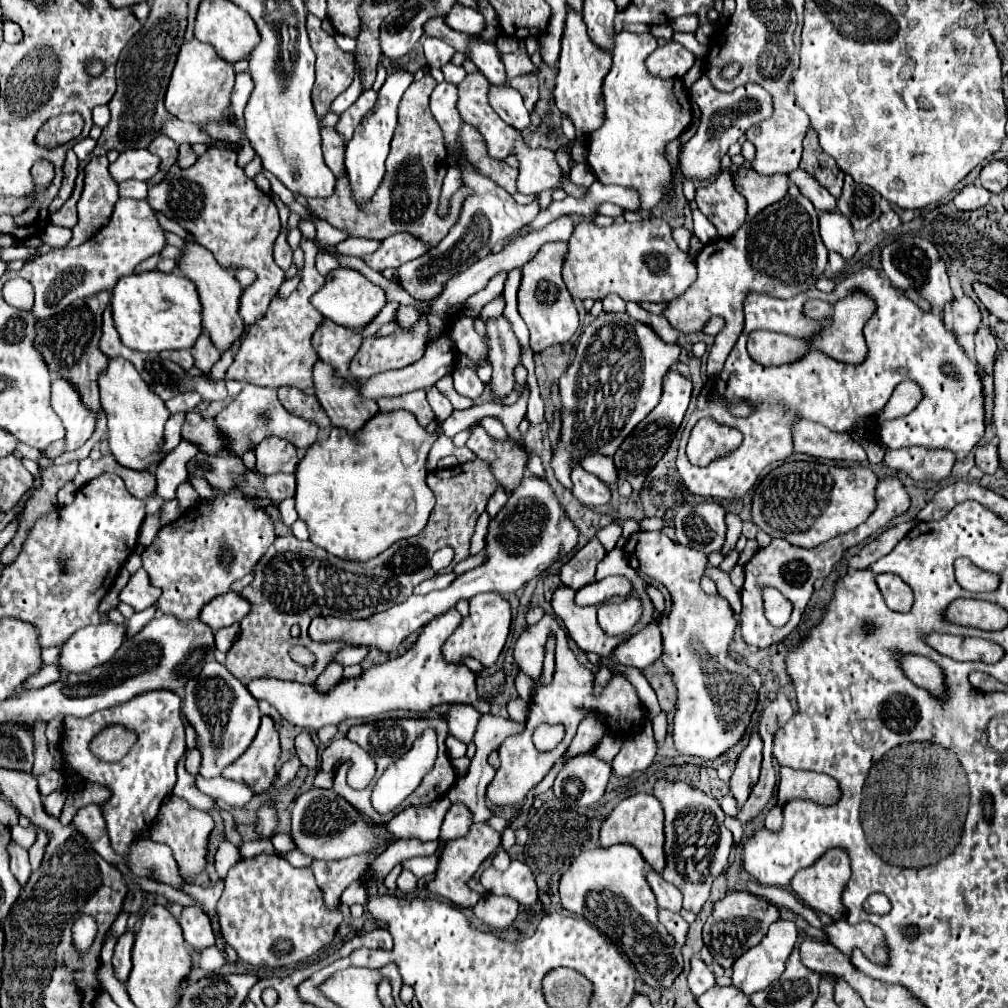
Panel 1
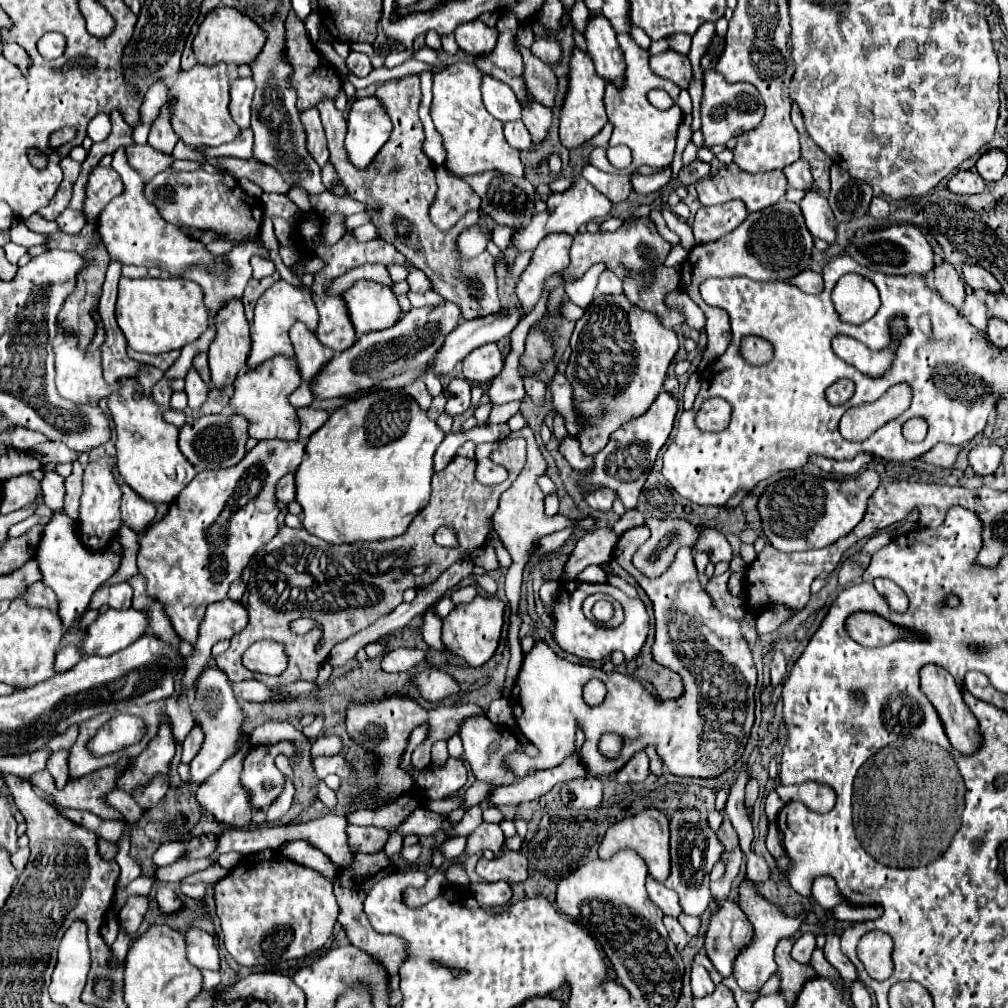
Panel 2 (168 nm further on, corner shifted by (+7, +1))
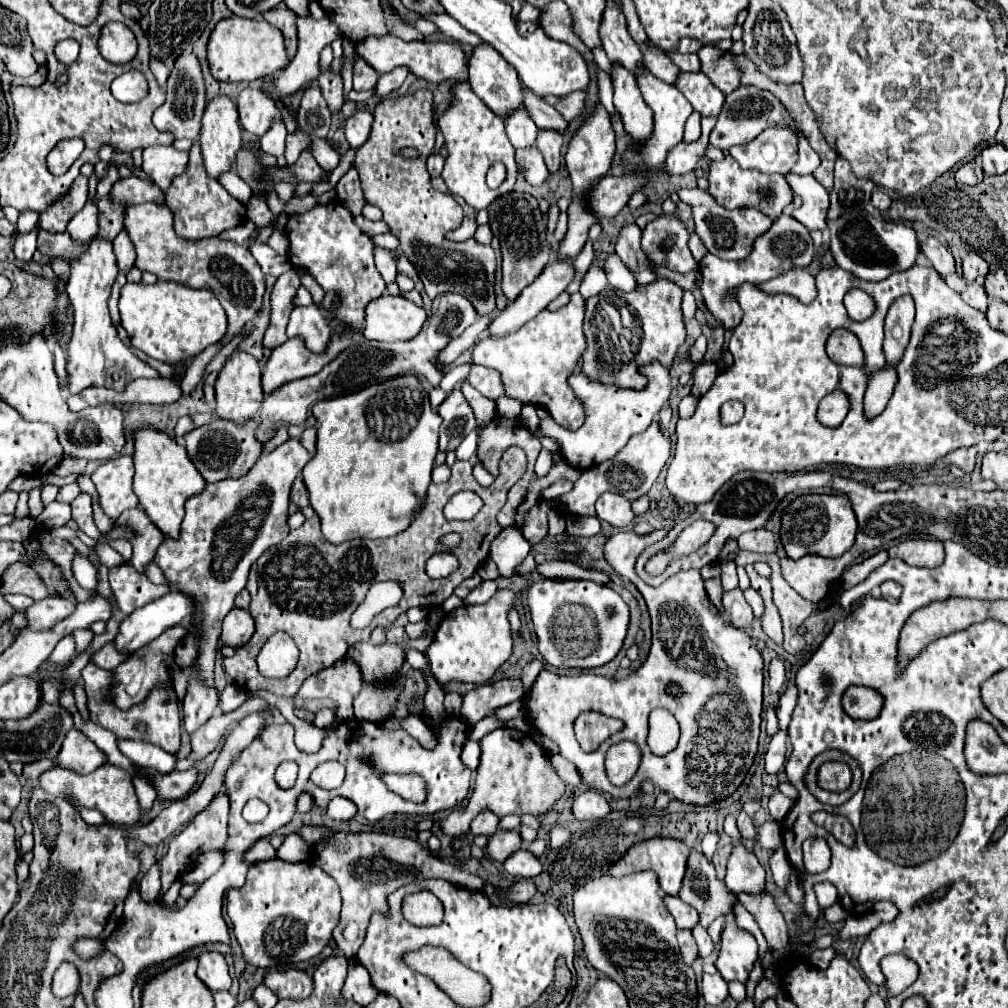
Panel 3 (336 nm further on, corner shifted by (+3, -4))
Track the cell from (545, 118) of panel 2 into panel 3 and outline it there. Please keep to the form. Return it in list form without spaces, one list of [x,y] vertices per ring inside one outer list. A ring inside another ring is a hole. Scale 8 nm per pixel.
[[[540,129],[536,137],[536,147],[544,155],[546,167],[550,171],[560,169],[560,149],[562,149],[562,133],[554,129]]]

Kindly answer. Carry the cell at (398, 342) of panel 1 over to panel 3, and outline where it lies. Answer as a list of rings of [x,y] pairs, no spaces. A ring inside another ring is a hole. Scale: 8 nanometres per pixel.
[[[444,293],[444,295],[440,295],[440,301],[438,299],[434,301],[428,321],[424,323],[424,327],[420,329],[420,333],[414,339],[400,341],[400,343],[372,343],[372,341],[360,337],[356,341],[356,345],[350,345],[348,349],[340,351],[340,355],[334,361],[330,361],[328,365],[324,365],[322,371],[318,371],[316,375],[286,383],[284,387],[276,389],[276,393],[268,395],[260,407],[262,423],[258,427],[258,439],[262,443],[266,443],[272,437],[270,429],[276,425],[282,425],[282,427],[300,425],[304,421],[304,417],[310,413],[310,409],[314,407],[314,403],[320,399],[356,393],[364,387],[384,383],[398,375],[412,373],[412,375],[424,377],[430,385],[438,387],[442,373],[436,371],[434,359],[450,343],[450,339],[454,335],[460,335],[466,327],[470,327],[476,321],[476,317],[478,315],[476,315],[472,303],[468,303],[468,299],[464,299],[462,295],[456,295],[456,293]],[[438,303],[442,303],[442,307],[438,307]]]

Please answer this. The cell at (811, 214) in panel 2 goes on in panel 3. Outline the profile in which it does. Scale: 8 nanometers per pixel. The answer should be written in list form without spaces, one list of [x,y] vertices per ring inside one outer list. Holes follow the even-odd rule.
[[[788,173],[788,183],[794,193],[802,197],[802,207],[792,211],[792,215],[806,225],[810,231],[824,231],[826,229],[826,219],[828,219],[828,191],[812,177],[812,175],[792,175]]]

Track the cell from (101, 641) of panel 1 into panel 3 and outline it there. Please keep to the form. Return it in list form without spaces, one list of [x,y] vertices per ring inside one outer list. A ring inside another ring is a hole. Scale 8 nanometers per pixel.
[[[172,591],[160,599],[154,599],[152,603],[136,609],[134,613],[130,613],[128,617],[124,617],[120,621],[120,627],[118,627],[118,635],[114,637],[114,645],[116,649],[122,653],[122,655],[132,655],[136,653],[138,649],[142,649],[144,645],[148,645],[152,639],[156,639],[160,633],[164,633],[166,629],[178,625],[178,623],[184,623],[184,619],[188,619],[188,615],[192,613],[192,599],[188,599],[186,595],[178,593],[178,591]]]

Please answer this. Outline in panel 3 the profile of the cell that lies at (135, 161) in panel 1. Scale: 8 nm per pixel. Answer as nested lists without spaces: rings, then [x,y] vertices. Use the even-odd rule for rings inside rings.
[[[148,147],[144,149],[142,169],[152,177],[160,189],[168,189],[172,177],[184,173],[188,153],[176,151],[174,147]]]

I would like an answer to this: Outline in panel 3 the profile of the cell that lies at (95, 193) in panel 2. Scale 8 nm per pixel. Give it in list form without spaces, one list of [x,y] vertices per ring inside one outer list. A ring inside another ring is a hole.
[[[126,177],[126,179],[118,179],[112,185],[110,199],[118,205],[136,205],[146,201],[164,203],[164,191],[154,183],[142,181],[138,177]]]

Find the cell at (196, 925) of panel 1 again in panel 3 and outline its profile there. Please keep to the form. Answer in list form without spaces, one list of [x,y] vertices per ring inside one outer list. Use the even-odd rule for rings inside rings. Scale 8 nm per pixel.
[[[204,951],[198,955],[198,977],[208,985],[210,991],[228,991],[232,985],[228,963],[218,951]]]

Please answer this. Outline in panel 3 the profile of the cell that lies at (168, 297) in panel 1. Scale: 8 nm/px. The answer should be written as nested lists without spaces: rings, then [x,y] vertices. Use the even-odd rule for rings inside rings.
[[[158,281],[154,285],[126,283],[118,307],[122,327],[126,329],[132,347],[170,365],[196,357],[208,345],[218,343],[226,333],[226,313],[208,289],[190,289],[172,281]]]

